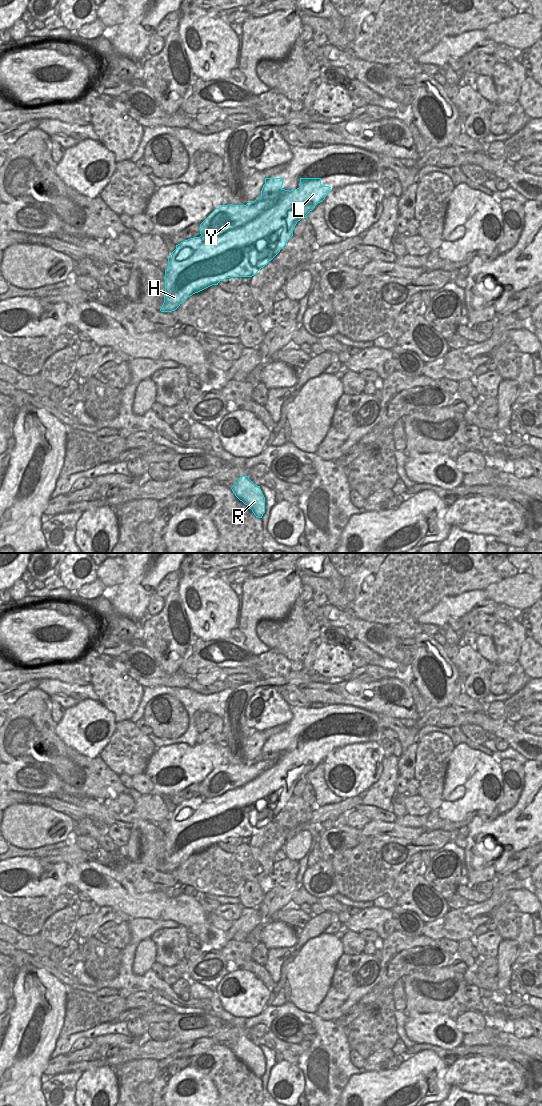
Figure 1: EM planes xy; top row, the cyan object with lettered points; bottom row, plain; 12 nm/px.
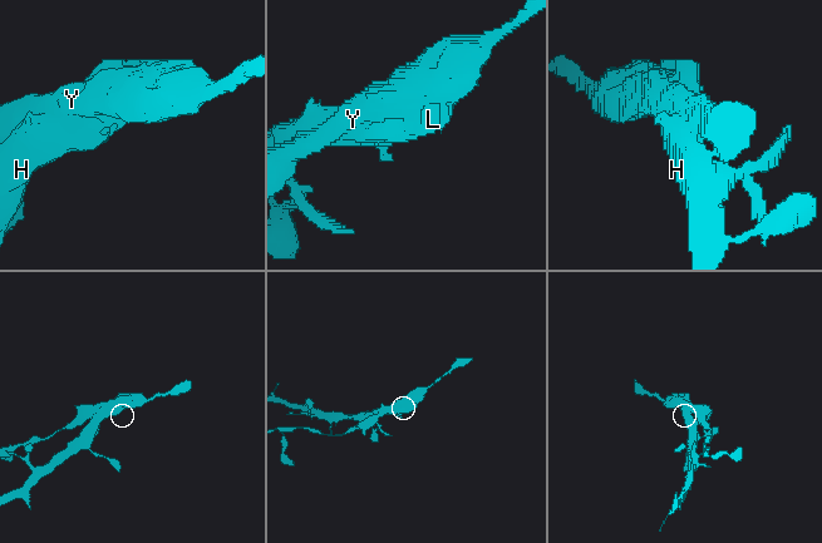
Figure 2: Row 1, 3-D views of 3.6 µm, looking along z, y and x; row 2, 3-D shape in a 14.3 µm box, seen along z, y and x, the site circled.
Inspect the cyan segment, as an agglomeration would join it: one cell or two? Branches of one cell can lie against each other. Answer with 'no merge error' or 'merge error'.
merge error

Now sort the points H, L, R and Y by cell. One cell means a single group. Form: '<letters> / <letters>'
H R / L Y

